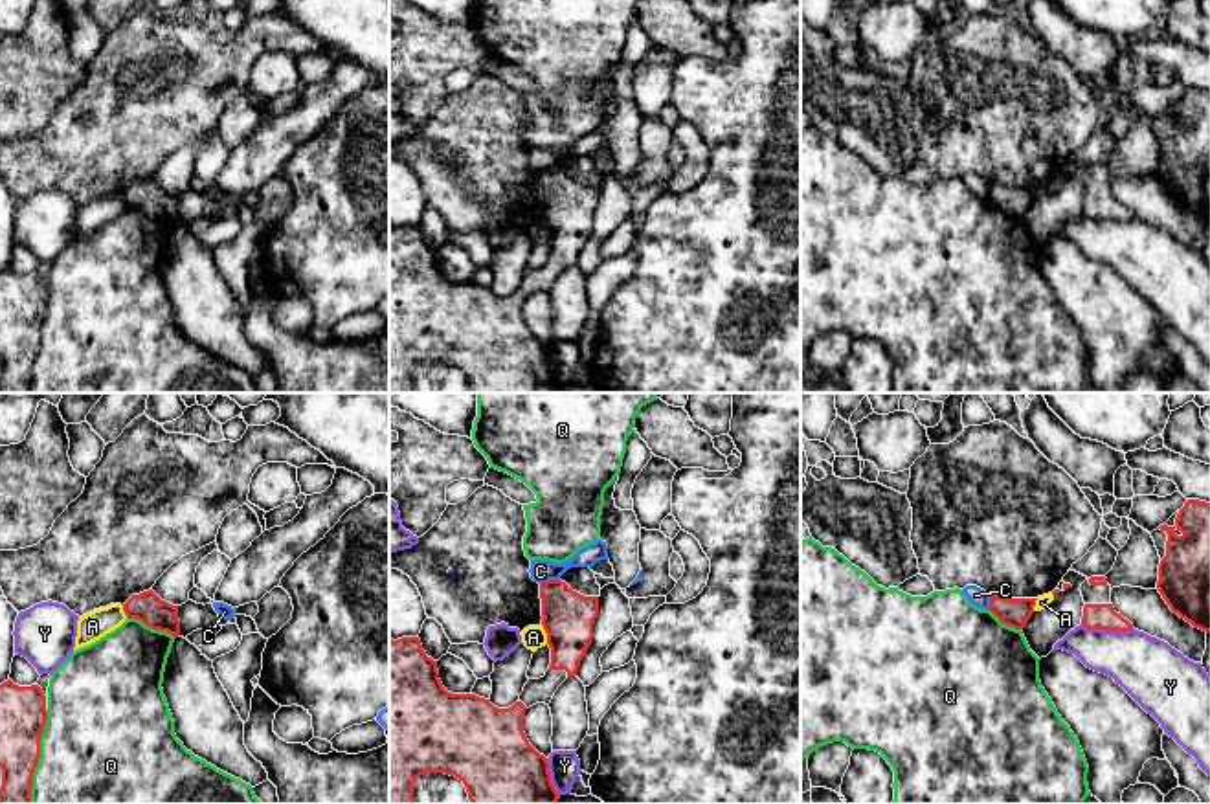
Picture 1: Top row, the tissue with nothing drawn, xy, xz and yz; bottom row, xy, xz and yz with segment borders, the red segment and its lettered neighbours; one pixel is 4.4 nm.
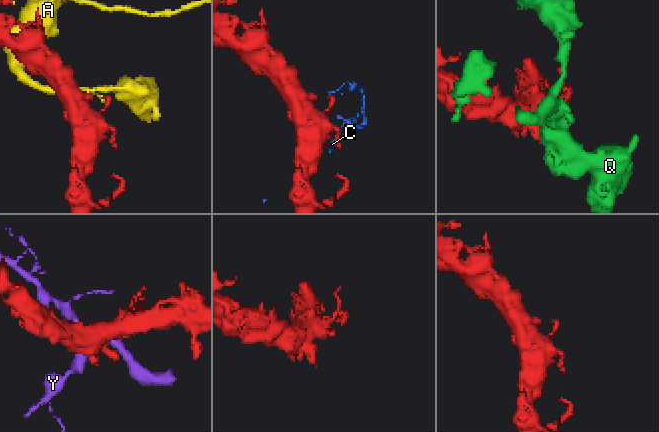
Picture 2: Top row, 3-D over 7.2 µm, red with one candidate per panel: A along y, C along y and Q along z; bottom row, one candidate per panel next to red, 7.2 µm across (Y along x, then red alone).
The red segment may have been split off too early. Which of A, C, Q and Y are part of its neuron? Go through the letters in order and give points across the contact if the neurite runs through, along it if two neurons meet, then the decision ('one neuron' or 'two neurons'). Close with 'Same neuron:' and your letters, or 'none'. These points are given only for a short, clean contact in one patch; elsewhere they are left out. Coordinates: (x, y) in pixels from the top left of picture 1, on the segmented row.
A: two neurons
C: border along xz (559, 577), (540, 584); two neurons
Q: two neurons
Y: two neurons
Same neuron: none

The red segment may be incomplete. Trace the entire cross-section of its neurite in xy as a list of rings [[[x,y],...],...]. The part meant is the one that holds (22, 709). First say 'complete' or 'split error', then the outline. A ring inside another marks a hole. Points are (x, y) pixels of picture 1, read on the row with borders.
complete; [[[0,685],[0,804],[31,804],[33,773],[46,727],[46,696],[39,685]]]

